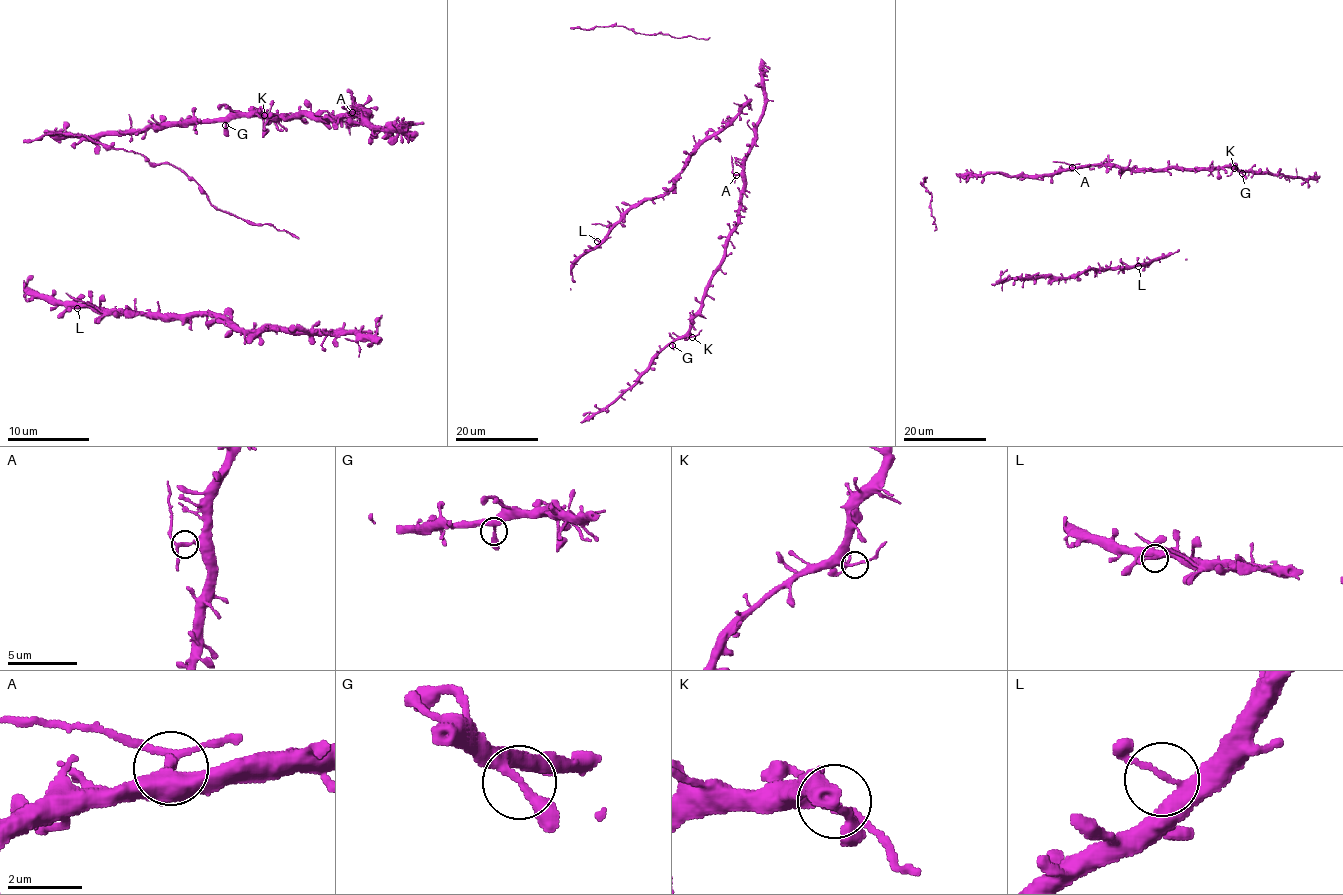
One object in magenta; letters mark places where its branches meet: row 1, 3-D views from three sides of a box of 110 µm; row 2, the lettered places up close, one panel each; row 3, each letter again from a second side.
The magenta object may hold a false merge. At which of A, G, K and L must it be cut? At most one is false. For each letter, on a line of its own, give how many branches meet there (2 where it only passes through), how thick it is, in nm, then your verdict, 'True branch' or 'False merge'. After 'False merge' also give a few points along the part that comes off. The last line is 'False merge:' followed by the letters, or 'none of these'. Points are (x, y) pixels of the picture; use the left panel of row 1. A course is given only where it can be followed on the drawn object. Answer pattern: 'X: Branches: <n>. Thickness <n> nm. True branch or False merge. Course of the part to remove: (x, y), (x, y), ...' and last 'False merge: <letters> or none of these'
A: Branches: 3. Thickness 190 nm. False merge. Course of the part to remove: (352, 113), (342, 100)
G: Branches: 3. Thickness 240 nm. True branch
K: Branches: 3. Thickness 220 nm. True branch
L: Branches: 3. Thickness 200 nm. True branch
False merge: A

